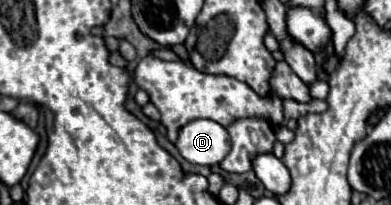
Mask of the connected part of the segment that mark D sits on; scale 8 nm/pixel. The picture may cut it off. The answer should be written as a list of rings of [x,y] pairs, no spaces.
[[[197,119],[179,129],[175,147],[189,163],[217,165],[227,157],[231,139],[227,129],[219,123]]]

